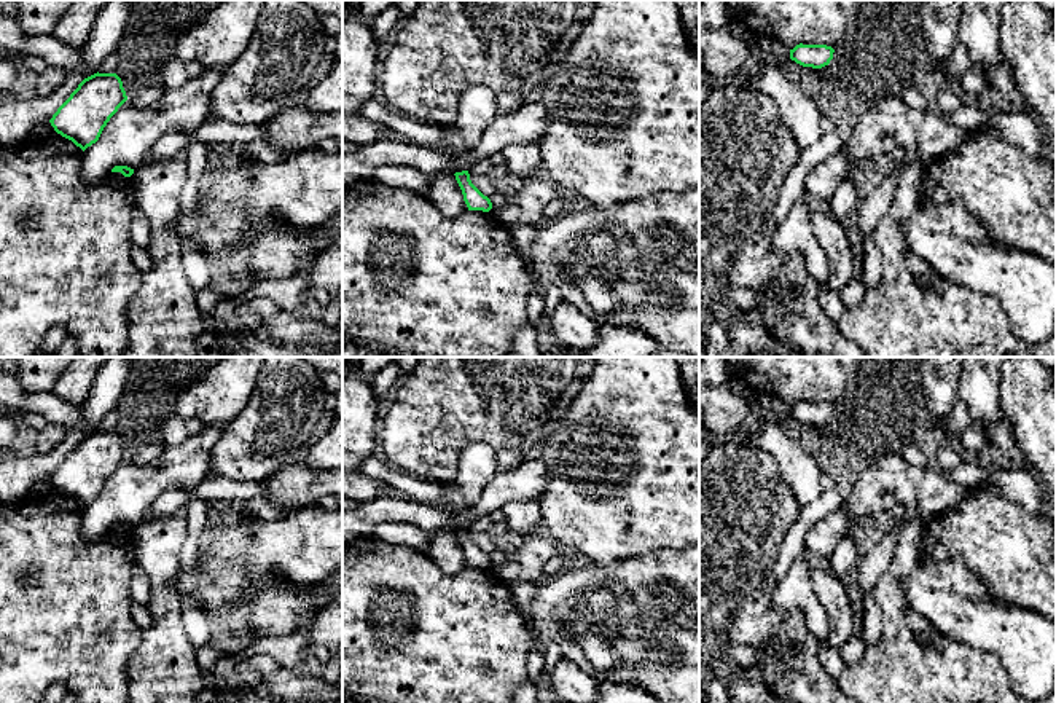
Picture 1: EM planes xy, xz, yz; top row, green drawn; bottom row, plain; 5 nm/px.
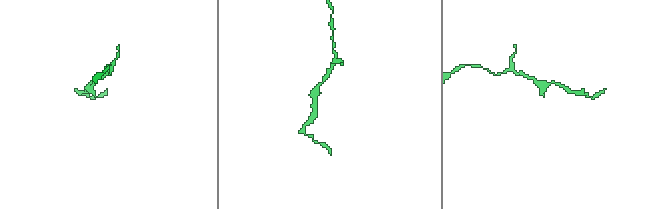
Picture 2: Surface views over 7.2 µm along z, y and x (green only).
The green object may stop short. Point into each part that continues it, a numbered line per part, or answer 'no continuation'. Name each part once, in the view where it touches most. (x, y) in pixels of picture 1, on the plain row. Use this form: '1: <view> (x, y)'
no continuation

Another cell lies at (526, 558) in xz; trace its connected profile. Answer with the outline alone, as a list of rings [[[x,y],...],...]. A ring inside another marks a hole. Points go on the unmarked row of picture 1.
[[[543,532],[529,536],[508,545],[503,563],[492,564],[494,574],[502,582],[537,582],[543,575],[543,566],[550,558],[570,556],[565,548],[548,539]]]

